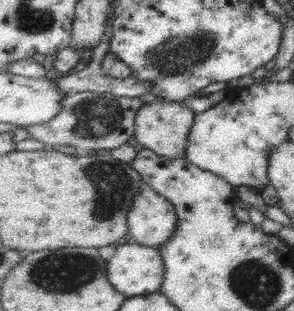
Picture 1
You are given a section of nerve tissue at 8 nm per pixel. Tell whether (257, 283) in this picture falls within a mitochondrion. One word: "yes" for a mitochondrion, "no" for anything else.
yes

